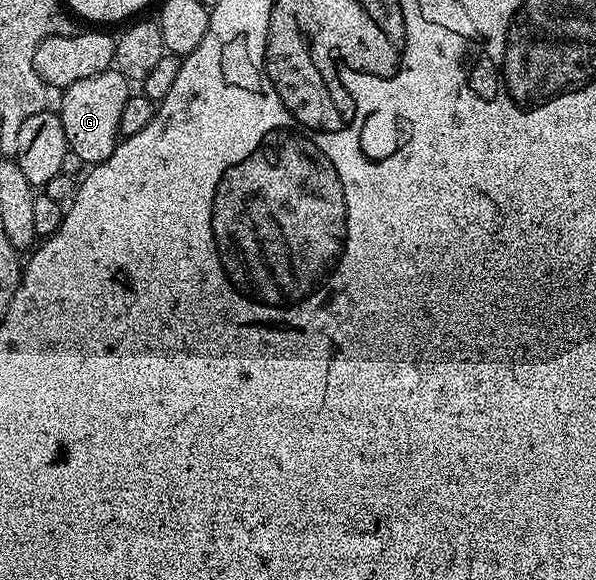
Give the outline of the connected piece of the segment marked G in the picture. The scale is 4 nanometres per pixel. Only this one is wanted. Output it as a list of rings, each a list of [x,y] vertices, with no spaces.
[[[110,69],[95,73],[95,77],[83,77],[75,85],[64,88],[59,106],[63,121],[63,133],[69,142],[69,150],[78,155],[87,165],[96,165],[107,161],[119,142],[119,117],[123,114],[123,105],[127,105],[131,94],[130,80],[120,71]]]

